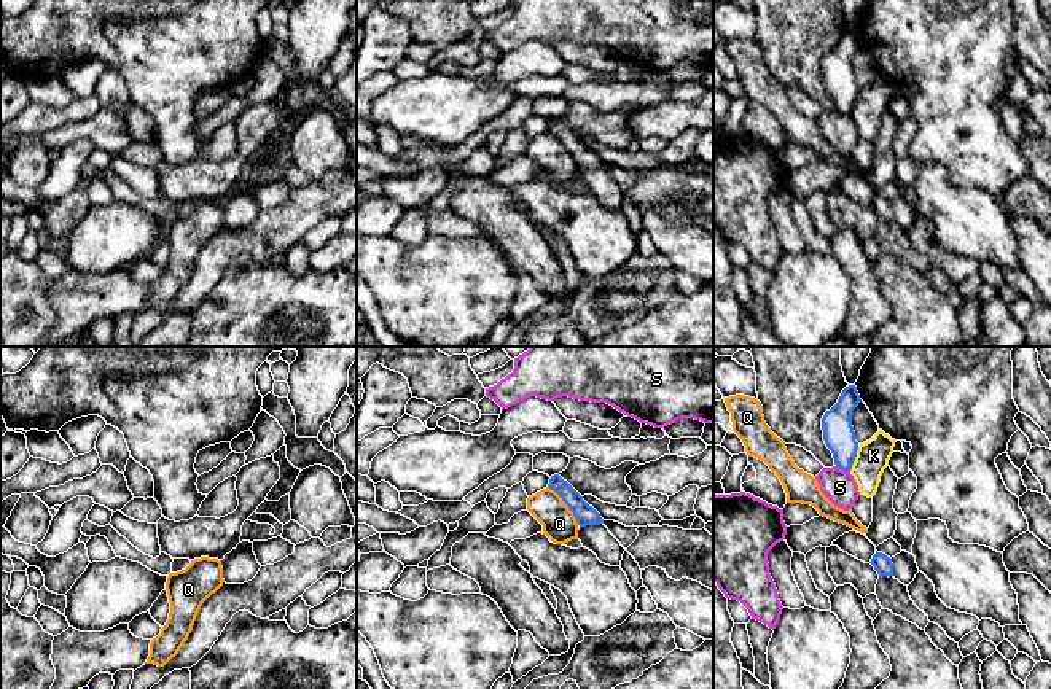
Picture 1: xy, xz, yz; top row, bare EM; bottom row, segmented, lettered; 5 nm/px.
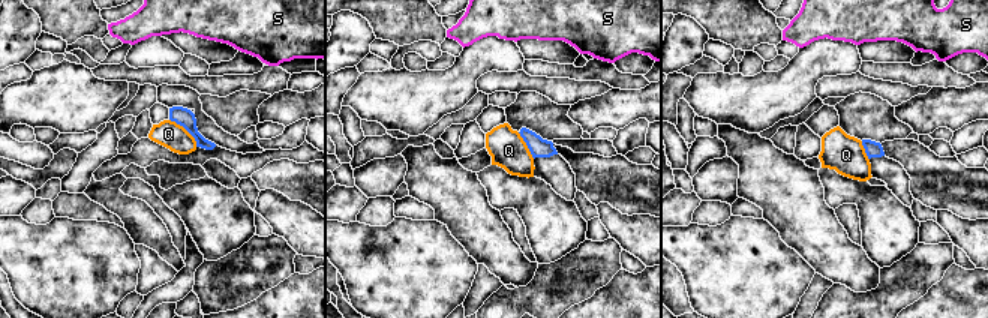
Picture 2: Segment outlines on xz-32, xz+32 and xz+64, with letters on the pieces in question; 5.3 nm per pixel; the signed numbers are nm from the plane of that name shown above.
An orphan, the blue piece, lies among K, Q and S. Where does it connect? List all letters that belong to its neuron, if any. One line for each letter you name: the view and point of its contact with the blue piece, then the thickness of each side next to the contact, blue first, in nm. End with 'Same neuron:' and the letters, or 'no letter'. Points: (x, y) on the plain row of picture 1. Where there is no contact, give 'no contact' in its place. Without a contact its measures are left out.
Same neuron: no letter

